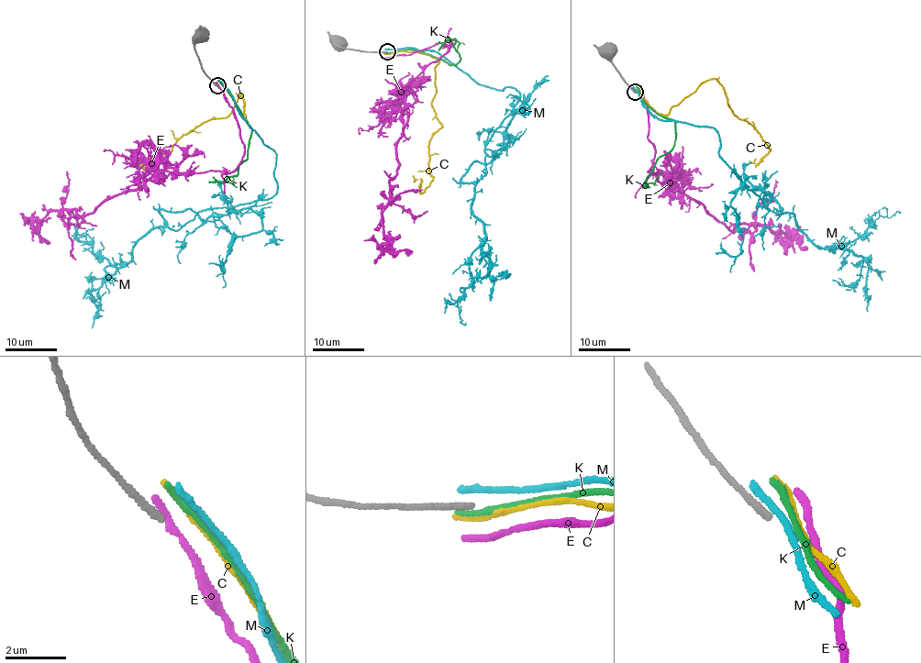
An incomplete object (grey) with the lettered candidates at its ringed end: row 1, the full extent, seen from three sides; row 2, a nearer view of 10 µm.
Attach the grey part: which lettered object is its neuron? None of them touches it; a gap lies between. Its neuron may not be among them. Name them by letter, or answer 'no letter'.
C

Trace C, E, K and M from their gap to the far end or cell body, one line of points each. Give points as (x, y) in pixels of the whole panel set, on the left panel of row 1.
C: (220, 82), (247, 120), (239, 94), (227, 116), (212, 117), (167, 152), (146, 158), (143, 168), (141, 162)
E: (216, 84), (244, 148), (232, 171), (159, 171), (85, 215), (53, 211), (37, 226), (49, 244)
K: (219, 82), (236, 102), (251, 129), (248, 156), (237, 174), (226, 181), (233, 183), (234, 175)
M: (221, 82), (273, 149), (275, 193), (155, 228), (116, 267), (88, 233)

